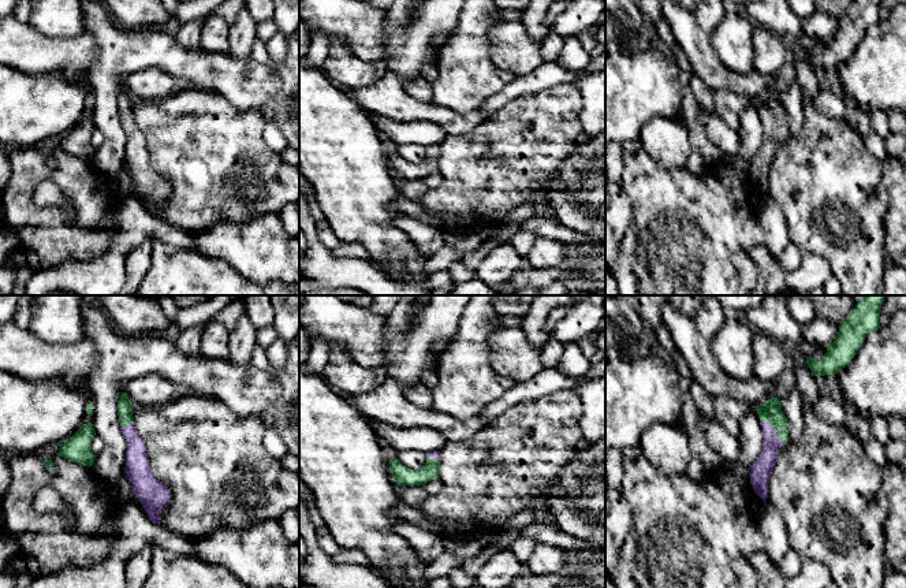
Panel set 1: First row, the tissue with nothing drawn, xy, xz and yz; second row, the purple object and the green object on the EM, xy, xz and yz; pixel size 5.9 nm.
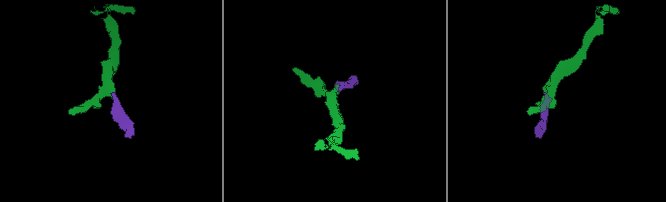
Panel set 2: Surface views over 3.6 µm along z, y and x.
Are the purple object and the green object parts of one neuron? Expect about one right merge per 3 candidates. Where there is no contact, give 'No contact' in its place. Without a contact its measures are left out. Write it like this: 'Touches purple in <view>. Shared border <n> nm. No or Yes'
Touches purple in yz. Shared border 200 nm. Yes

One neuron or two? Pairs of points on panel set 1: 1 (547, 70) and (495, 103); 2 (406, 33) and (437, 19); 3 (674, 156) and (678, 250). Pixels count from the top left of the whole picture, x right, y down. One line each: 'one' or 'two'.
1: one
2: one
3: two

